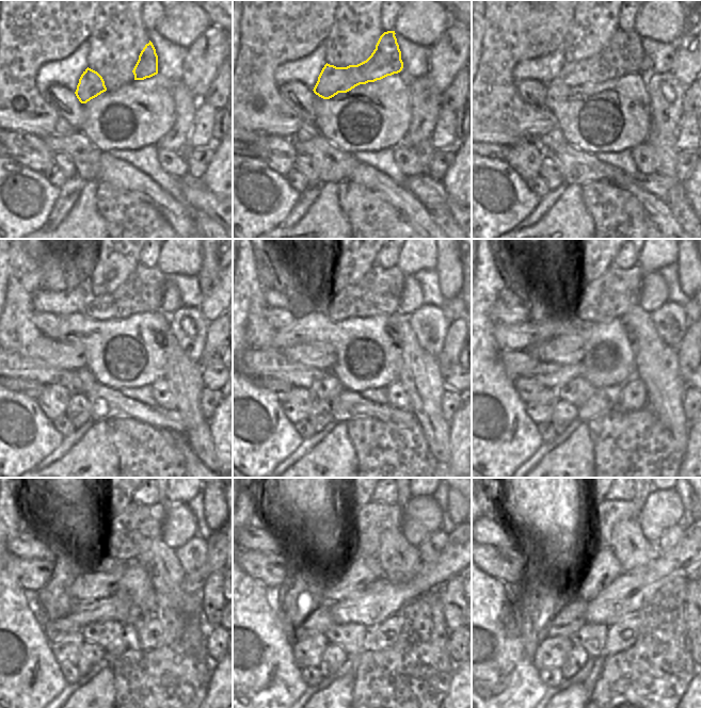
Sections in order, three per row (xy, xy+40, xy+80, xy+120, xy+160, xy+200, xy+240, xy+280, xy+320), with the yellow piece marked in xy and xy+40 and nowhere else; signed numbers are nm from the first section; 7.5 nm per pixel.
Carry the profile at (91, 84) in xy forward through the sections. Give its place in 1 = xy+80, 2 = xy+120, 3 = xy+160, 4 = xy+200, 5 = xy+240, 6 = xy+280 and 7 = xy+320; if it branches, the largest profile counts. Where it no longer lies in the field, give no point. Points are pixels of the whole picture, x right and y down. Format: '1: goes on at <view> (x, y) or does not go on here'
1: goes on at xy+80 (623, 54)
2: goes on at xy+120 (143, 291)
3: goes on at xy+160 (379, 292)
4: goes on at xy+200 (608, 298)
5: goes on at xy+240 (131, 533)
6: goes on at xy+280 (370, 520)
7: goes on at xy+320 (607, 513)

